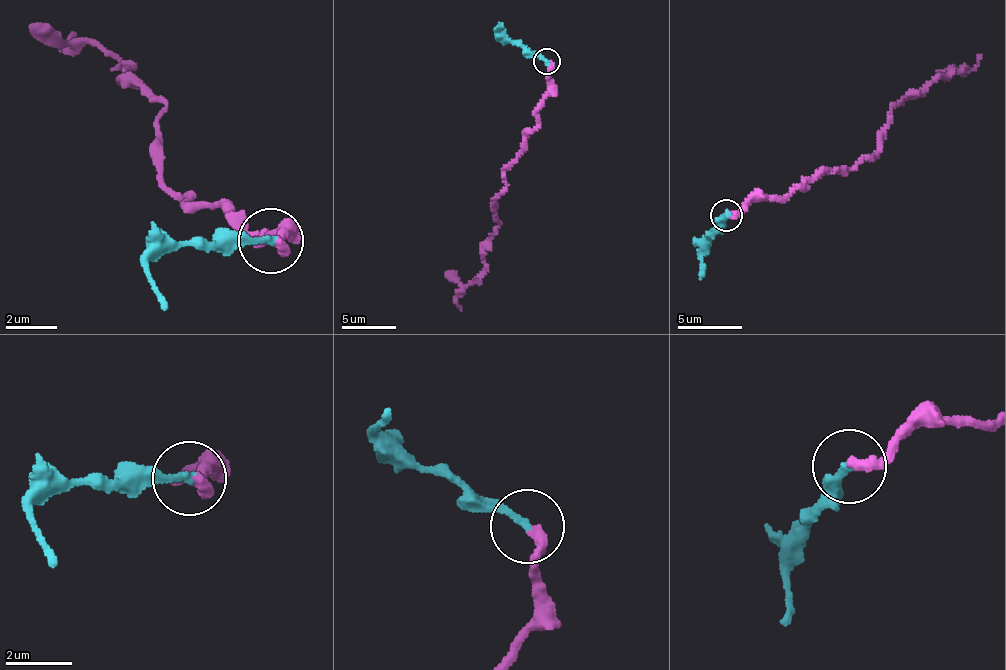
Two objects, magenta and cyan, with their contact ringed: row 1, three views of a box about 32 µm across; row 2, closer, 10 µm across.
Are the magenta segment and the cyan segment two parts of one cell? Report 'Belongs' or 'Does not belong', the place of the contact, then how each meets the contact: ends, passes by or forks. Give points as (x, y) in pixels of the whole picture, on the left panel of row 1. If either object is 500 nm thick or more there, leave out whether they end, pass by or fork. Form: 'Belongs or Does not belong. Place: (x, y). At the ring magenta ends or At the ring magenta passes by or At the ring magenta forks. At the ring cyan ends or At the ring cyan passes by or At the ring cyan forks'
Belongs. Place: (270, 241). At the ring magenta ends. At the ring cyan ends

